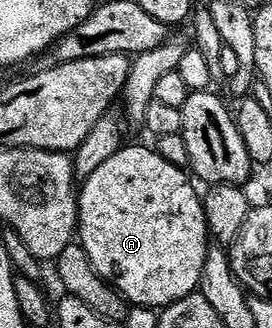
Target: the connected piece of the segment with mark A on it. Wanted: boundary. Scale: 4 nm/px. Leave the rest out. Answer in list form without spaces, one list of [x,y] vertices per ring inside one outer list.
[[[130,144],[123,145],[122,149],[116,152],[116,156],[104,160],[104,164],[100,164],[100,168],[96,168],[96,172],[81,183],[78,195],[78,229],[76,231],[80,245],[88,252],[88,260],[92,260],[100,277],[106,279],[115,290],[119,290],[131,307],[148,306],[152,310],[161,311],[173,302],[189,298],[201,287],[206,257],[209,256],[212,249],[212,239],[210,229],[206,226],[206,208],[203,199],[200,194],[198,198],[193,184],[195,185],[186,170],[168,164],[168,160],[164,160],[164,156],[160,156],[157,149],[150,147],[149,150],[146,146],[130,146]]]

